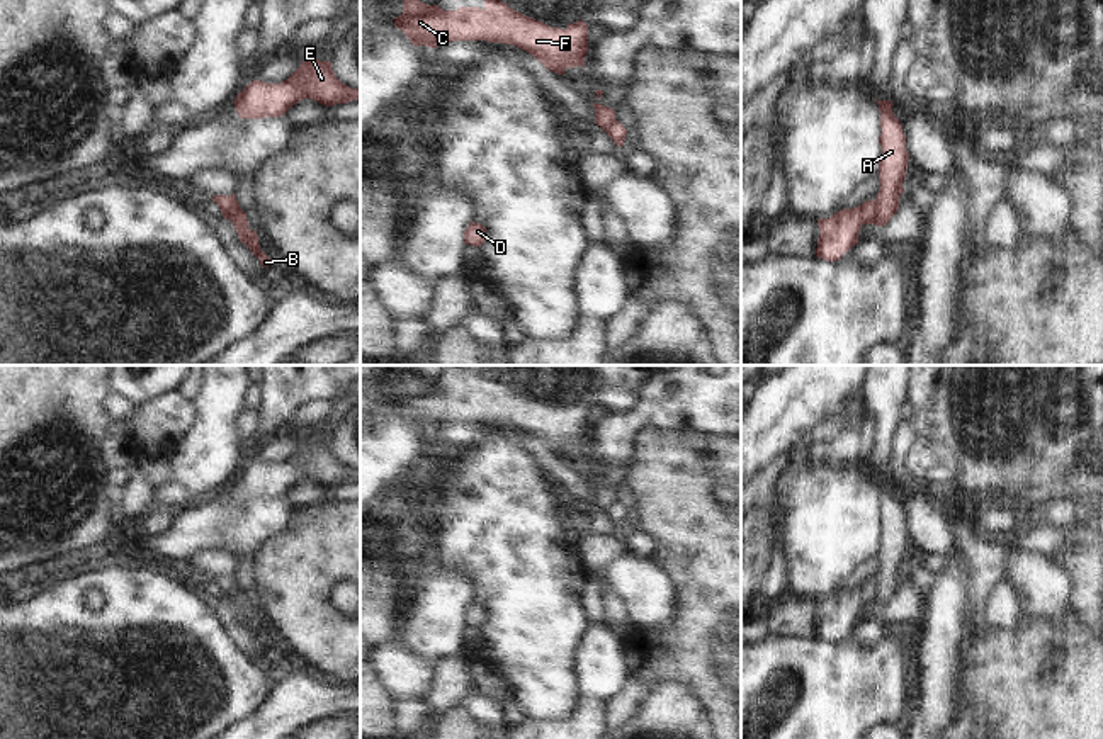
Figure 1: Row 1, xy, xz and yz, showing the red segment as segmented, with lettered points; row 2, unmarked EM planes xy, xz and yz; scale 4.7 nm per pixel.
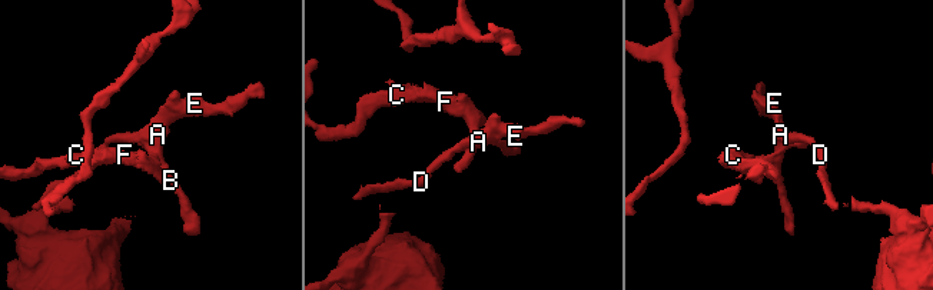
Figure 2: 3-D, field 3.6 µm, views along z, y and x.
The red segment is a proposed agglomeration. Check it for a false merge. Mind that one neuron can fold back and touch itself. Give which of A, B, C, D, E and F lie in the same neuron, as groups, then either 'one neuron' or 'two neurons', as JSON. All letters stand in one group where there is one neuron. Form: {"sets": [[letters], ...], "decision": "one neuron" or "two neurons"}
{"sets": [["A", "B", "D", "E"], ["C", "F"]], "decision": "two neurons"}

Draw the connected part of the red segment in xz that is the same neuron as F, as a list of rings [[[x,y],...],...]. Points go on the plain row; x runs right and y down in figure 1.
[[[410,374],[403,375],[403,394],[394,398],[413,426],[438,428],[452,421],[488,421],[513,425],[549,452],[564,455],[566,448],[585,447],[588,404],[578,401],[566,409],[515,392],[508,384],[484,377],[484,389],[459,387],[444,391],[427,386]]]

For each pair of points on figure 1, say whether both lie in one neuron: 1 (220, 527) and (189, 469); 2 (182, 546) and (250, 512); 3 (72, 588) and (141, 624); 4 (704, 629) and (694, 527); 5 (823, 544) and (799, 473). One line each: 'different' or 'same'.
1: different
2: same
3: same
4: same
5: same

